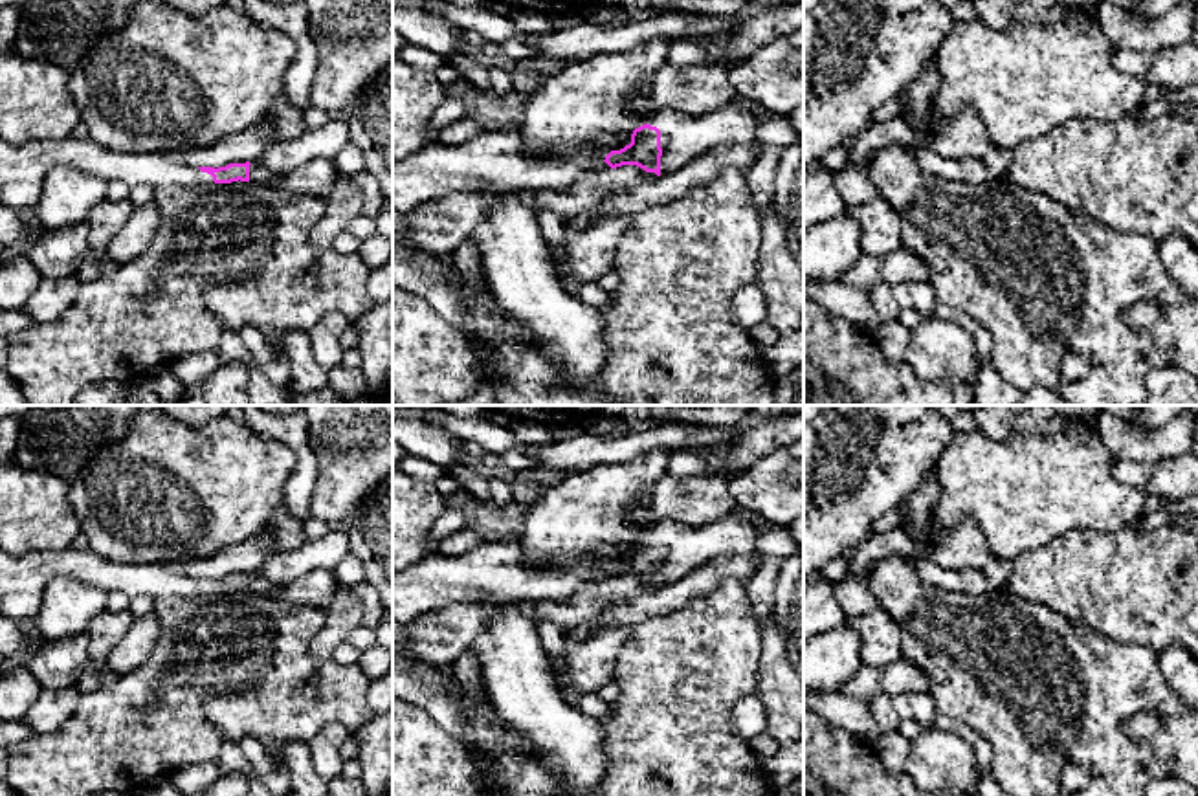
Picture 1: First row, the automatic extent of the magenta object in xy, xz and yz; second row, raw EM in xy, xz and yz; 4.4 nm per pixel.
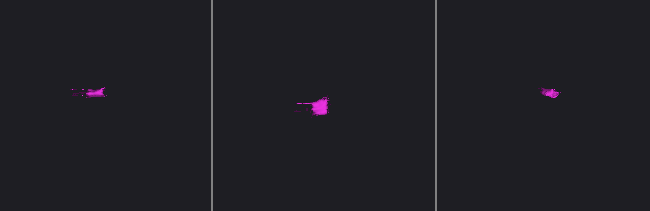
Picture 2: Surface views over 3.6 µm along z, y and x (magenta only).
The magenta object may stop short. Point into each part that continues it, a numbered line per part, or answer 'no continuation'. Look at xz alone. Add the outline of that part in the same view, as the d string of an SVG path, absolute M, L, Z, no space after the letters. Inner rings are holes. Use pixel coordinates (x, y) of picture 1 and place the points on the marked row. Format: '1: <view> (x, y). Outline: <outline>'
1: xz (685, 138). Outline: M734 101L704 116L671 108L651 112L648 125L660 130L660 174L677 172L727 147L756 141L760 112L767 108L752 101Z
2: xz (494, 162). Outline: M484 130L471 141L457 145L431 143L415 156L393 158L393 209L407 213L427 200L451 193L521 193L521 191L569 191L593 172L609 169L604 161L609 152L582 149L572 156L527 152L519 130Z

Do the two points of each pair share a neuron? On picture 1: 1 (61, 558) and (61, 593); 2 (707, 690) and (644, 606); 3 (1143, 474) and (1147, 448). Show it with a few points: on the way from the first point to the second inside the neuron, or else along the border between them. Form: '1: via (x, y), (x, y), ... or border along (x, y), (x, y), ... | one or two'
1: border along (103, 589), (55, 578), (44, 589), (35, 613) | two
2: border along (657, 613), (652, 617) | two
3: border along (1178, 453), (1143, 461), (1118, 461) | two

